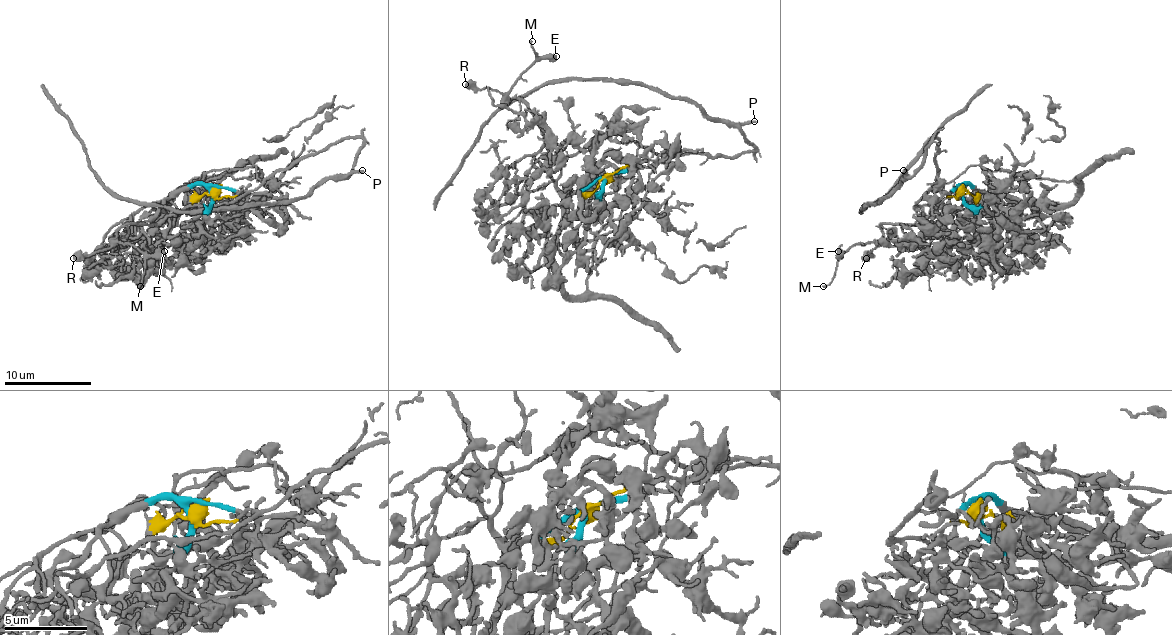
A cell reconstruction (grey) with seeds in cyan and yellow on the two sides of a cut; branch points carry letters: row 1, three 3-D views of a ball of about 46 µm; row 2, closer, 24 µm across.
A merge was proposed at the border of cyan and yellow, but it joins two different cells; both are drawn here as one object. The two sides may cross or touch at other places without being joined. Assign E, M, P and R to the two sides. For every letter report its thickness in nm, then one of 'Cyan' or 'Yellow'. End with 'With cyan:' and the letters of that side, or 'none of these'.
E: Thickness 650 nm. Yellow
M: Thickness 160 nm. Yellow
P: Thickness 280 nm. Yellow
R: Thickness 440 nm. Yellow
With cyan: none of these

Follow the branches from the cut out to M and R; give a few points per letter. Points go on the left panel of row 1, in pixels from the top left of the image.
M: (212, 191), (245, 191), (116, 233), (143, 255), (140, 285)
R: (212, 191), (234, 196), (245, 191), (234, 200), (190, 205), (158, 224), (127, 224), (108, 248), (73, 259)

